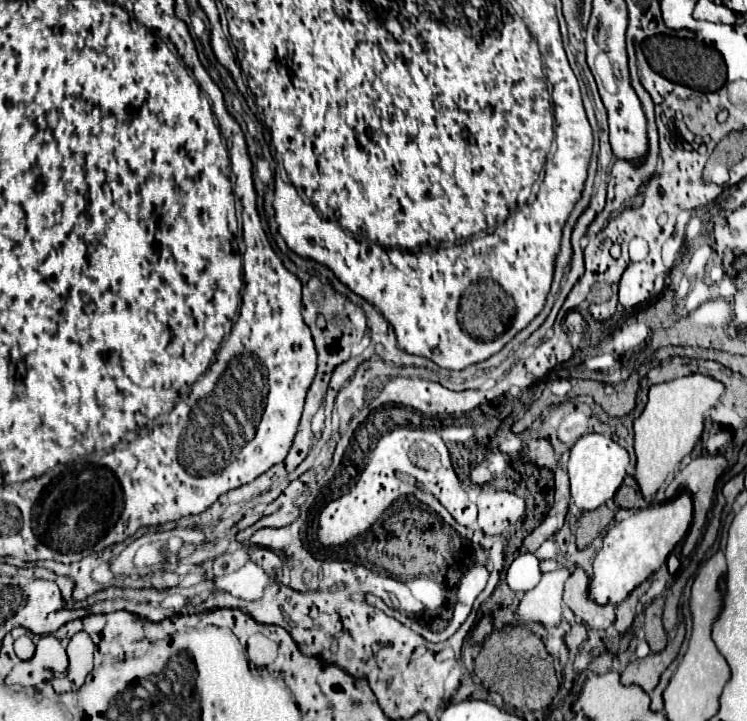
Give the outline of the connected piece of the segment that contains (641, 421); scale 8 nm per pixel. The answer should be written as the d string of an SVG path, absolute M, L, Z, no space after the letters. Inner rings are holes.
M687 375L667 383L651 385L647 395L647 405L643 413L635 419L635 453L637 471L635 479L641 493L650 500L669 481L682 465L683 457L693 451L695 443L703 433L705 413L719 401L725 393L725 385L709 375Z

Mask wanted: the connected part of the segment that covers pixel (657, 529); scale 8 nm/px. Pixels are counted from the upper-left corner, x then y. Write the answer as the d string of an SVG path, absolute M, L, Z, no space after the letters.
M682 491L679 497L649 505L645 509L635 511L625 521L611 527L603 539L603 547L593 561L593 577L591 577L591 599L605 605L619 605L629 597L629 593L641 585L651 573L659 571L659 567L667 561L669 553L675 545L685 537L693 519L693 503L691 495Z

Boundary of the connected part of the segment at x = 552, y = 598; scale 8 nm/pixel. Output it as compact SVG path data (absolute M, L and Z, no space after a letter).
M567 567L543 573L541 581L521 599L517 617L521 621L535 621L545 625L559 623L563 611L563 585L569 575L571 571Z

